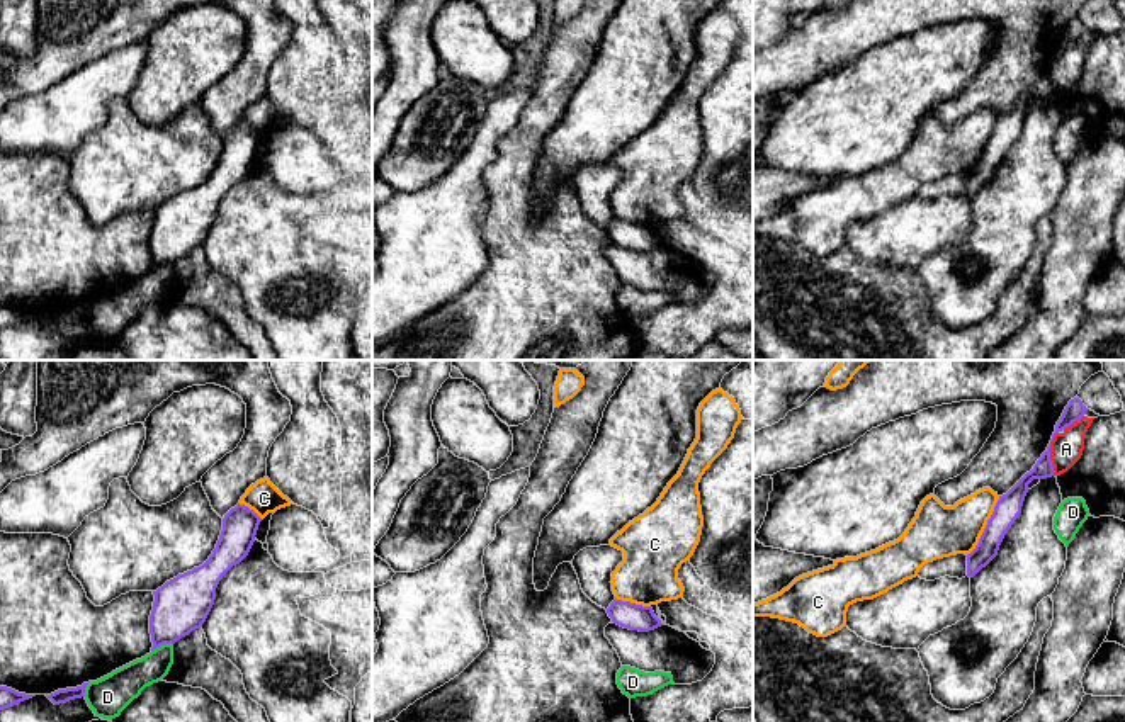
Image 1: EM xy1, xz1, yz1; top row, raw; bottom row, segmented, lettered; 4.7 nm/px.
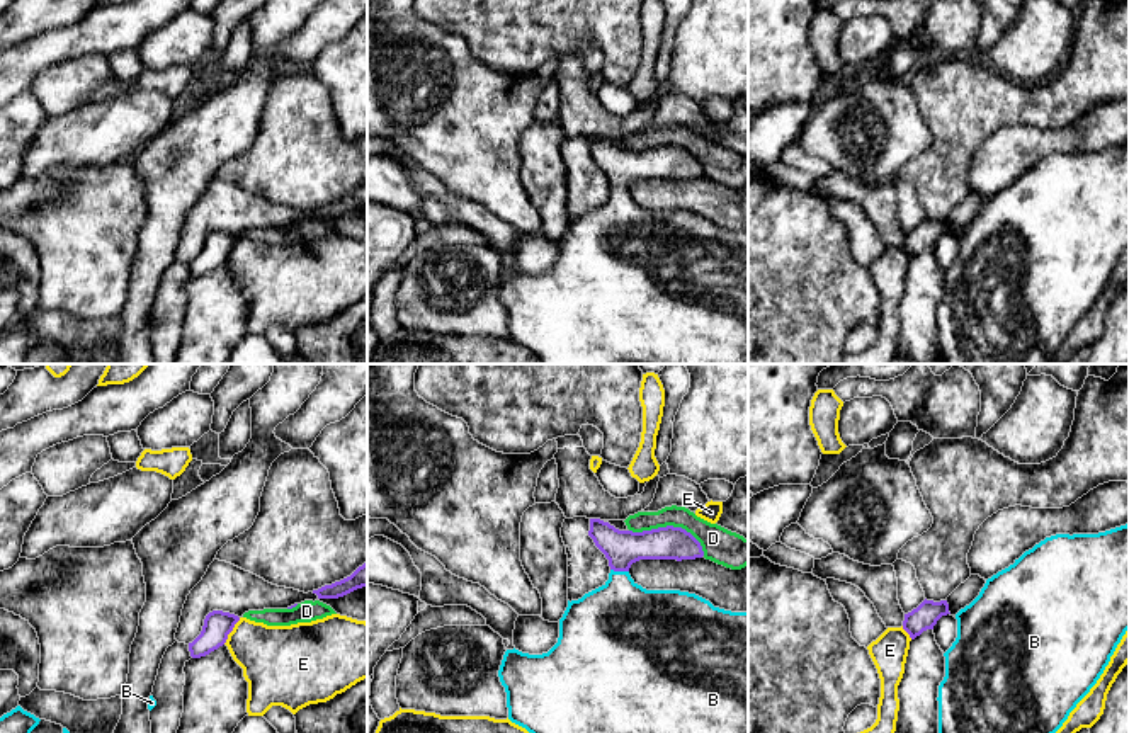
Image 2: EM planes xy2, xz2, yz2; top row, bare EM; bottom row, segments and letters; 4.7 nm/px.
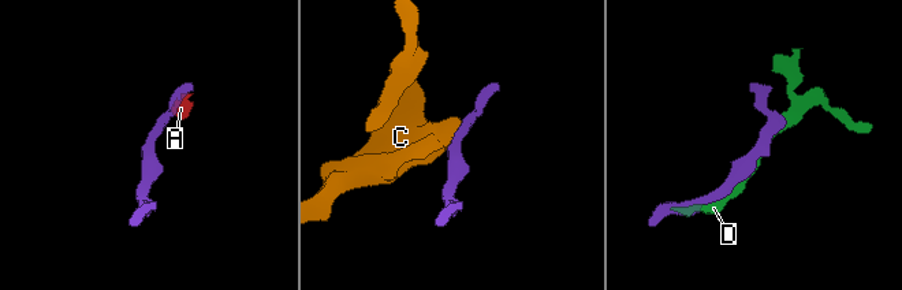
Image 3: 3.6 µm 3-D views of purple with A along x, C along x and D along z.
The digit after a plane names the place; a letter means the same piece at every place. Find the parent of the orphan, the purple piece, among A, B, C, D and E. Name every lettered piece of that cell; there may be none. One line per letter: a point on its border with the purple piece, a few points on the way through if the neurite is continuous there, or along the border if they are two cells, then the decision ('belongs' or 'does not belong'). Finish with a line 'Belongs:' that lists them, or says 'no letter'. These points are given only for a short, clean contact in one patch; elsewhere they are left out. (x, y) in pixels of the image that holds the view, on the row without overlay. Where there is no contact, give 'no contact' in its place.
A: meets purple in yz1 at (1049, 73); border along yz1 (1057, 51), (1051, 62), (1052, 94); does not belong
B: meets purple in xz2 at (619, 189); runs through xz2 (623, 167), (619, 189), (621, 242); belongs
C: meets purple in yz1 at (986, 146); border along yz1 (1000, 116), (979, 162), (966, 174); does not belong
D: meets purple in xz2 at (670, 145); does not belong
E: meets purple in xy2 at (232, 249); does not belong
Belongs: B

